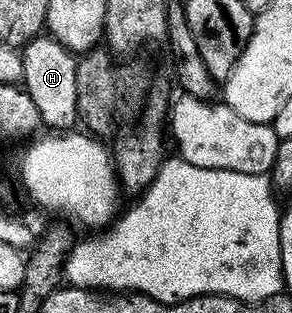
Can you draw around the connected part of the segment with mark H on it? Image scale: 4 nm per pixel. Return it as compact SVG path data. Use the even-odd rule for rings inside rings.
M39 35L21 46L23 63L21 84L32 95L36 111L40 111L42 125L50 131L66 131L73 121L79 120L78 96L76 95L76 71L79 58L63 47L55 37Z

